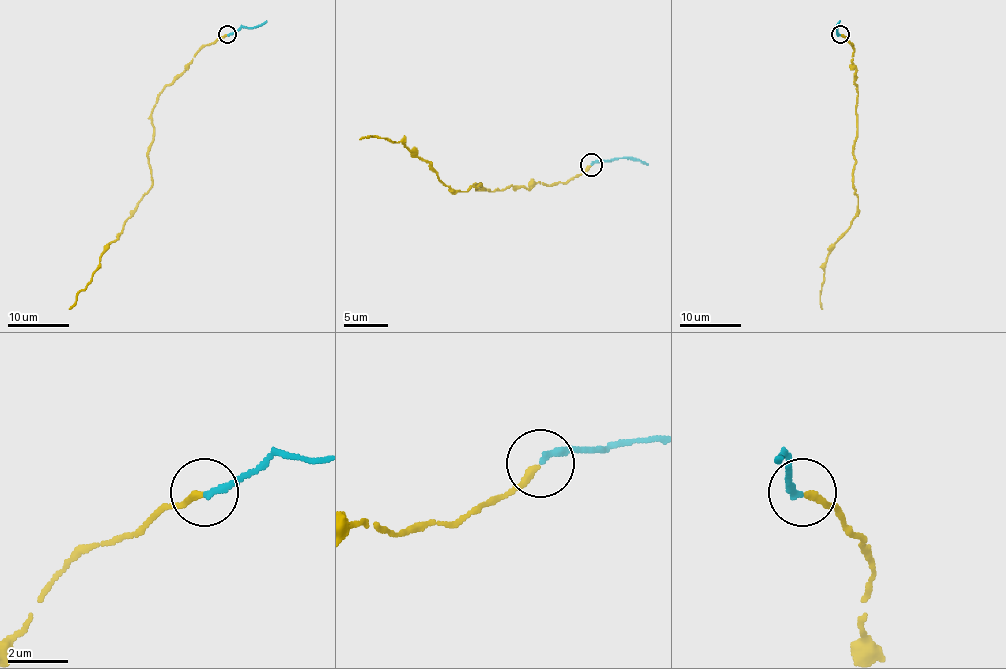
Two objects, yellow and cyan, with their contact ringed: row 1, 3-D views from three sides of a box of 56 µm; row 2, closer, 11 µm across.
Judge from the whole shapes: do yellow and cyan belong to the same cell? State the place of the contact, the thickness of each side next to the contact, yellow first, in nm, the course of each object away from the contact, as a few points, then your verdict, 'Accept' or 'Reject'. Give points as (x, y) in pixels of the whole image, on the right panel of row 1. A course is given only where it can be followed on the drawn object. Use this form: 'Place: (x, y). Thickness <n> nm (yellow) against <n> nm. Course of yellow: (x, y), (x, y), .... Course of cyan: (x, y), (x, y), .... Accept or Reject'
Place: (840, 34). Thickness 240 nm (yellow) against 240 nm. Course of yellow: (841, 35), (851, 44), (856, 70), (853, 187), (857, 214), (825, 259), (822, 309). Course of cyan: (839, 35), (835, 27), (839, 21). Accept

